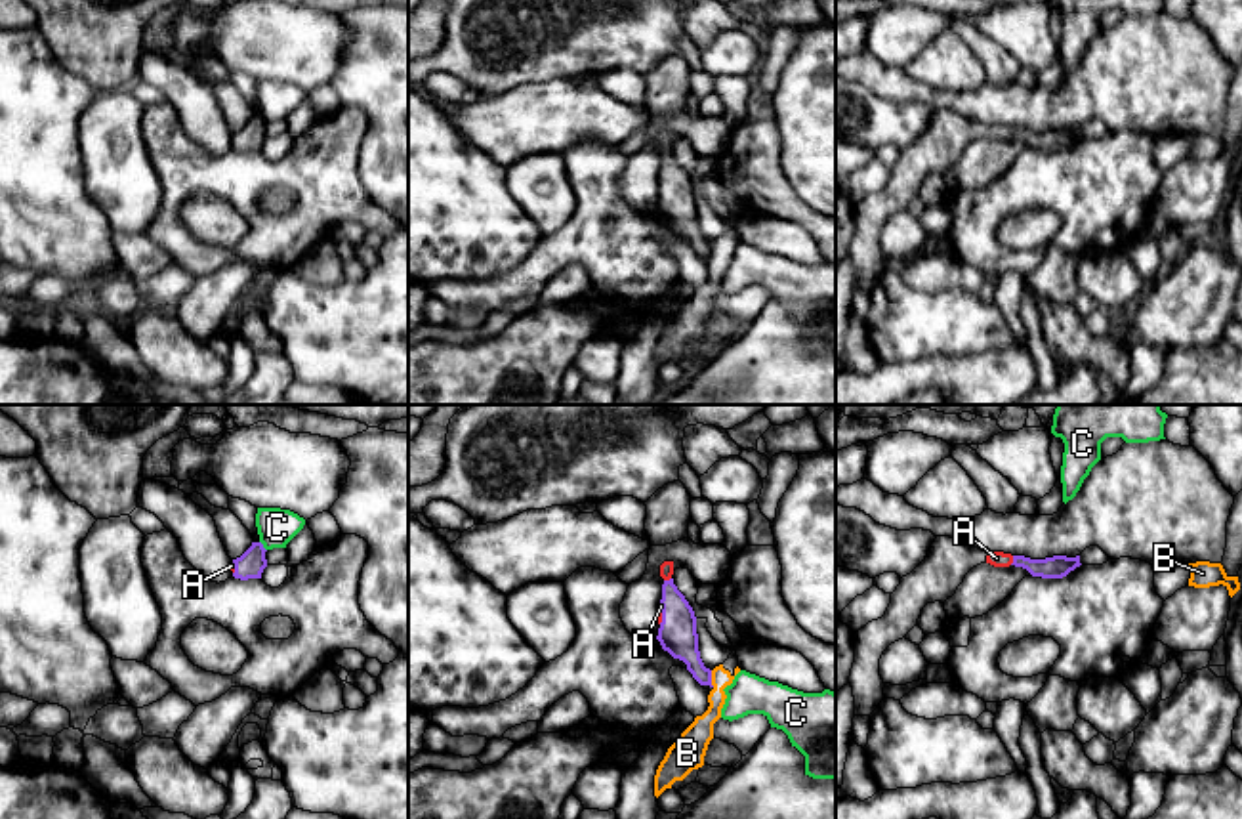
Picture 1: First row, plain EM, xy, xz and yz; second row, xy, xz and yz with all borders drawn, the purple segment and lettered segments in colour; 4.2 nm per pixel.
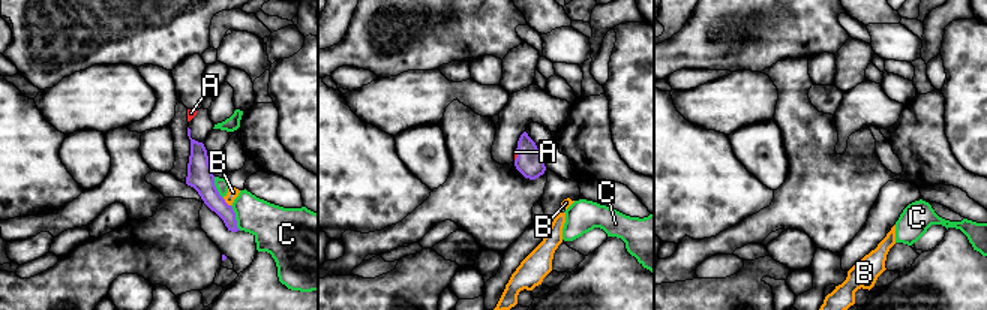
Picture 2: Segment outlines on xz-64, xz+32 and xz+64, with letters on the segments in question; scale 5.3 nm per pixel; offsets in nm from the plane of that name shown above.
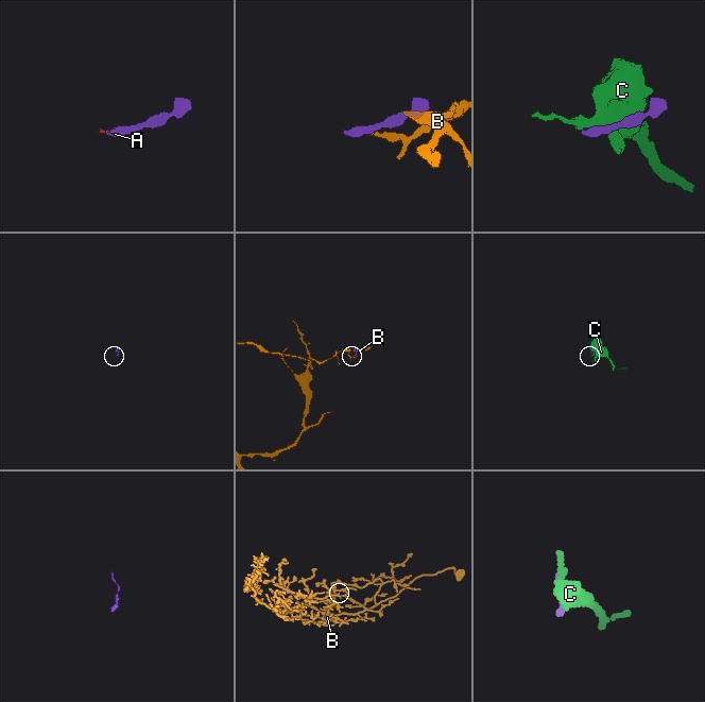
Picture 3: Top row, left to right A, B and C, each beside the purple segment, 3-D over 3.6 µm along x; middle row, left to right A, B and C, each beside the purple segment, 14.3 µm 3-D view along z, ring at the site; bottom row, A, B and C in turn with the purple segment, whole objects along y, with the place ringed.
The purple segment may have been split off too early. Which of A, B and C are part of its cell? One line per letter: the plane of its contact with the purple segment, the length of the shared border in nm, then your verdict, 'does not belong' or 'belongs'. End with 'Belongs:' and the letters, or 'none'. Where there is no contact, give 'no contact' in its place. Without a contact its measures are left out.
A: yz | 40 nm | belongs
B: xz | 70 nm | does not belong
C: xy | 50 nm | does not belong
Belongs: A

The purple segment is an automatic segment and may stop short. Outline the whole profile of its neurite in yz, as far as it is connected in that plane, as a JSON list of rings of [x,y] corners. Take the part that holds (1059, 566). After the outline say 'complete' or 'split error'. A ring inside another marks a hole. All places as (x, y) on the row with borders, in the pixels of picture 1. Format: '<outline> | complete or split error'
[[[937,536],[925,559],[910,575],[900,578],[900,584],[891,594],[885,615],[855,634],[855,662],[849,676],[855,697],[855,716],[870,716],[885,699],[885,683],[880,676],[883,651],[891,643],[906,638],[918,624],[921,609],[927,603],[944,603],[952,598],[965,575],[981,563],[994,567],[1015,565],[1042,578],[1063,578],[1082,565],[1080,556],[1030,559],[1004,552],[988,554],[950,536]]] | split error

